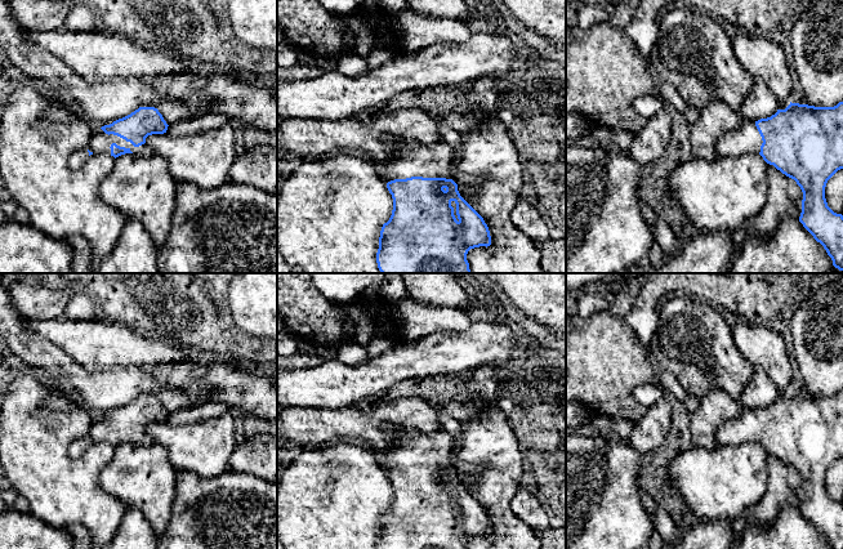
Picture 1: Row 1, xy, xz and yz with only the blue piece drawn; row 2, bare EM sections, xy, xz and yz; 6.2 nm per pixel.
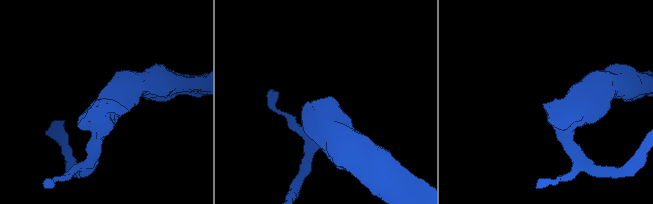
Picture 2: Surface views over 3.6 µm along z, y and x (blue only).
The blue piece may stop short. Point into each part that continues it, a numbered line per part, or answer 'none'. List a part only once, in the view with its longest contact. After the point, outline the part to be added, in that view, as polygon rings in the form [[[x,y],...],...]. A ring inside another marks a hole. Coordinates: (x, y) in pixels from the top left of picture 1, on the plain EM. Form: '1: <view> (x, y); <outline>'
1: xz (410, 449); [[[442,430],[429,434],[396,432],[396,443],[379,456],[380,465],[388,472],[411,465],[443,467],[450,463],[454,438]]]

